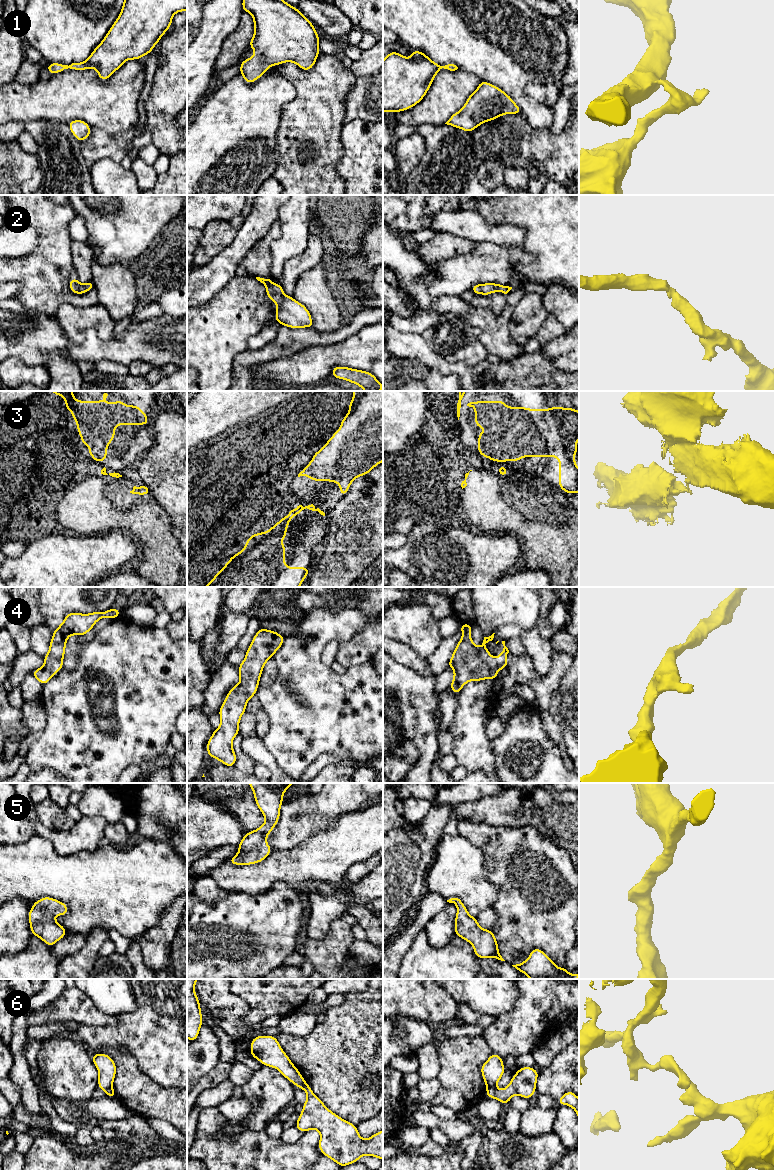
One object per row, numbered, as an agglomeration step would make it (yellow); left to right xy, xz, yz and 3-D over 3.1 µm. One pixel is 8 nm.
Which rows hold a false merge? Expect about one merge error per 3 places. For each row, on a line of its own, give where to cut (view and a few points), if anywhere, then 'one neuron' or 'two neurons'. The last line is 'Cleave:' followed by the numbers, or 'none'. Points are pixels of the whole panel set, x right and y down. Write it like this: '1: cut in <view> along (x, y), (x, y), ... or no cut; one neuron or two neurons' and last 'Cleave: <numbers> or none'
1: no cut; one neuron
2: no cut; one neuron
3: cut in xz along (296, 507), (297, 514); two neurons
4: no cut; one neuron
5: no cut; one neuron
6: cut in yz along (495, 1085), (487, 1089); two neurons
Cleave: 3, 6

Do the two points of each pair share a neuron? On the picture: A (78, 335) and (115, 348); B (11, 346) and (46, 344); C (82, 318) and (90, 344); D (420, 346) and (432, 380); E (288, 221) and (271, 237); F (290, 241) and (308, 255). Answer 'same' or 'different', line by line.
A: different
B: same
C: different
D: different
E: different
F: different

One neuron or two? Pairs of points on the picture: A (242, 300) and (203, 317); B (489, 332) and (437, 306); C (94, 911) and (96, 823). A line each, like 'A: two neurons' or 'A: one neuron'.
A: one neuron
B: one neuron
C: two neurons

